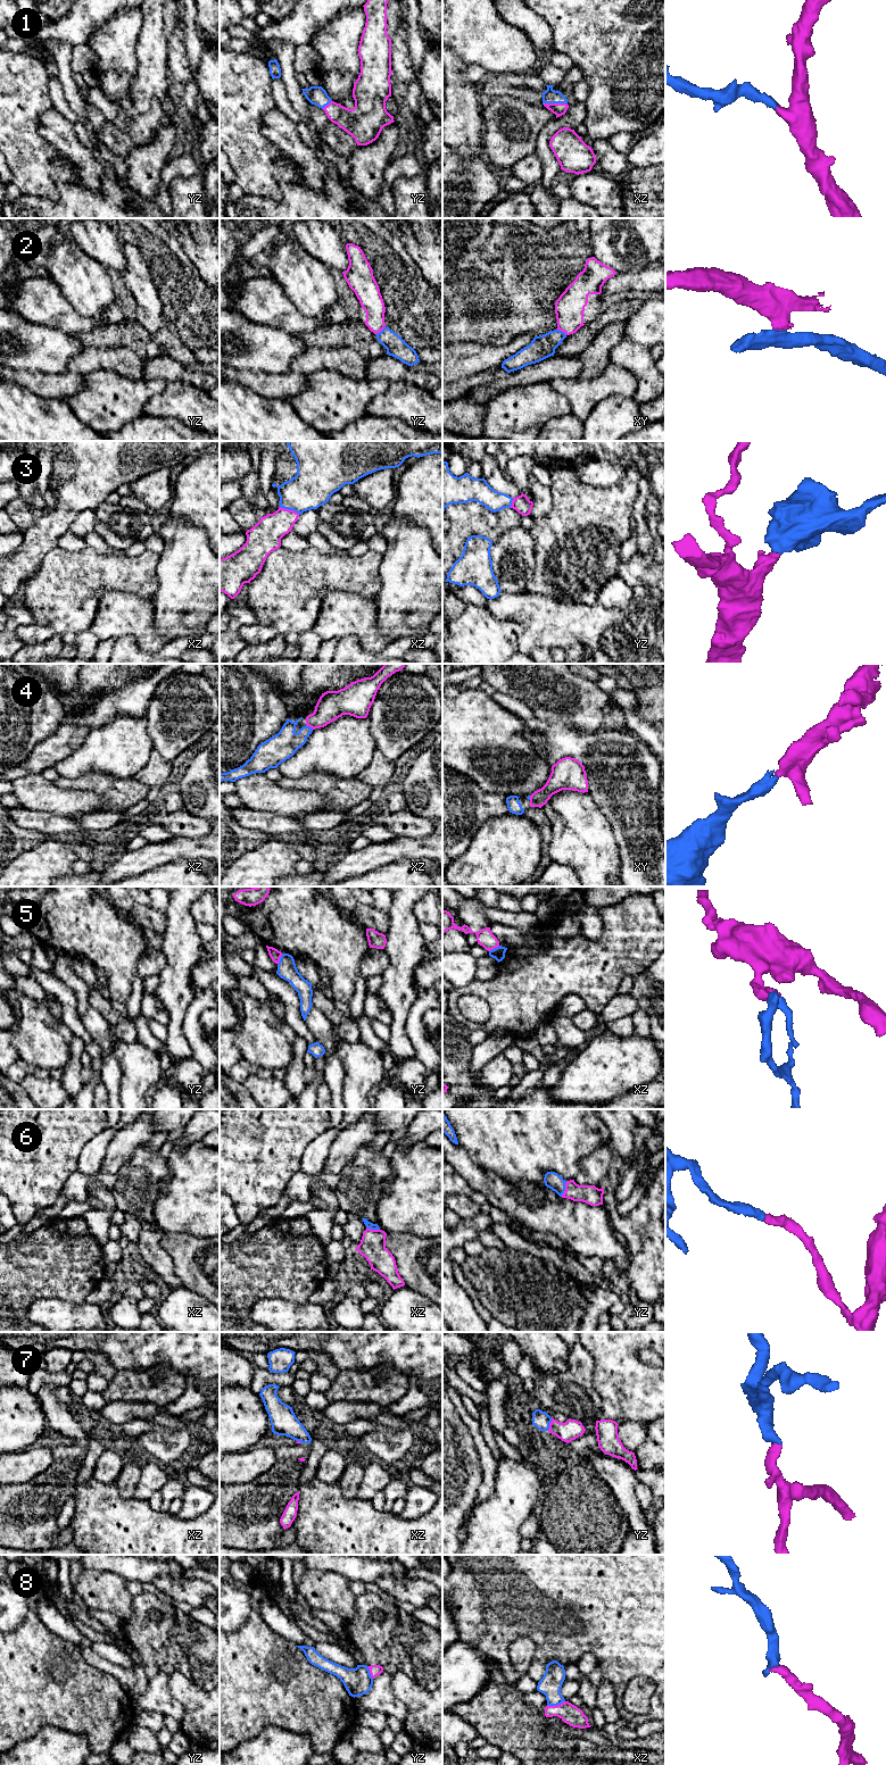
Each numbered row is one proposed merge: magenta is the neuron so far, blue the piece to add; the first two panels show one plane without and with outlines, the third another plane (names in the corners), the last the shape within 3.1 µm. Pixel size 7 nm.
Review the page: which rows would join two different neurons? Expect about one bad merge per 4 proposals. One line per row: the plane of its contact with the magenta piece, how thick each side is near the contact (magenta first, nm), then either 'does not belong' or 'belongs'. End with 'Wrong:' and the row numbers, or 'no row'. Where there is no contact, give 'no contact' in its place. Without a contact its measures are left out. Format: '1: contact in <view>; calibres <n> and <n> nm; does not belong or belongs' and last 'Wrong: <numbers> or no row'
1: contact in xz; calibres 90 and 100 nm; belongs
2: contact in xy; calibres 200 and 170 nm; does not belong
3: contact in xz; calibres 220 and 280 nm; belongs
4: contact in xz; calibres 200 and 190 nm; belongs
5: contact in yz; calibres 80 and 140 nm; does not belong
6: contact in yz; calibres 140 and 120 nm; belongs
7: contact in yz; calibres 140 and 120 nm; belongs
8: contact in xz; calibres 140 and 150 nm; belongs
Wrong: 2, 5

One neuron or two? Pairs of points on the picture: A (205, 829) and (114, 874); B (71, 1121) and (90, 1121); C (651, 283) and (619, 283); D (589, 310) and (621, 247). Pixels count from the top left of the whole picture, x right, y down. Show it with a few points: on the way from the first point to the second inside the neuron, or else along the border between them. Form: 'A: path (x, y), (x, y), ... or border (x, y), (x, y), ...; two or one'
A: border (207, 834), (200, 838), (174, 837); two
B: path (75, 1121), (85, 1121); one
C: path (643, 283), (627, 283); one
D: border (591, 249), (591, 254), (598, 260), (617, 272); two

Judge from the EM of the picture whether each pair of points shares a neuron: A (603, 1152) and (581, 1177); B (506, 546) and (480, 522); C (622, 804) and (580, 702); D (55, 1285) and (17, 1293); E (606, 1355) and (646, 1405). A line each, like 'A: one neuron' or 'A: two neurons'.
A: one neuron
B: two neurons
C: two neurons
D: one neuron
E: one neuron

